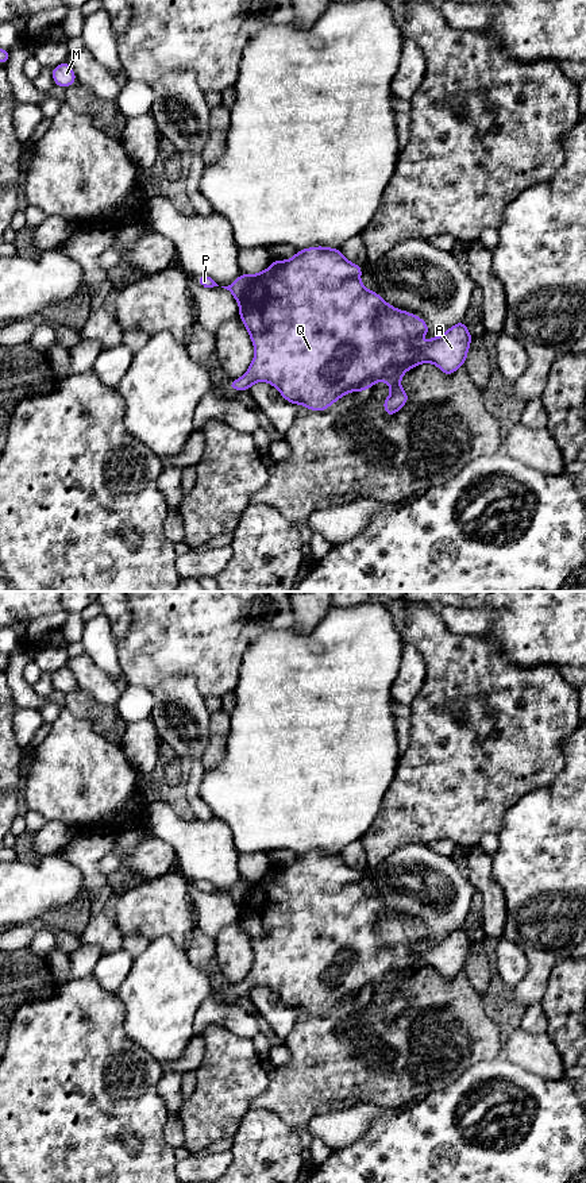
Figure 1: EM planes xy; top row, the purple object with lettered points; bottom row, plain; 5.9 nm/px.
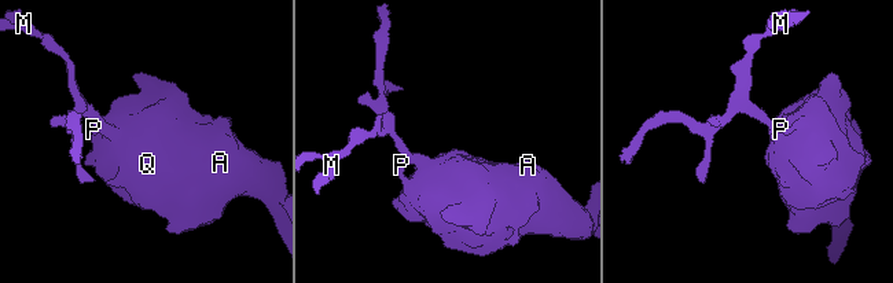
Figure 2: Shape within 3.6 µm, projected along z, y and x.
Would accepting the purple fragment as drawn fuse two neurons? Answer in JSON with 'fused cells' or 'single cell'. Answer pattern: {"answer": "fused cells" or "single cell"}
{"answer": "fused cells"}

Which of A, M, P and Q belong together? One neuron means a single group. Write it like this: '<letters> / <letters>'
A Q / M P

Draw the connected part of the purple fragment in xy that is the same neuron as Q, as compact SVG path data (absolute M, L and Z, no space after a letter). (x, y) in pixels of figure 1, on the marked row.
M309 247L297 250L292 259L271 258L271 262L269 269L252 275L254 282L239 303L239 317L254 343L255 357L243 377L227 384L230 390L250 392L252 384L265 381L277 388L284 400L321 412L348 392L365 392L375 382L386 381L392 393L382 405L386 416L394 416L409 401L408 393L400 385L400 379L409 369L431 362L444 375L451 375L464 366L473 335L463 320L443 335L417 344L416 340L428 334L429 325L420 316L400 311L389 305L377 292L367 290L359 280L363 266L348 262L339 247Z

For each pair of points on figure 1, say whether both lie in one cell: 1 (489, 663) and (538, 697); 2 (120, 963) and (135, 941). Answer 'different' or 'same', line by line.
1: same
2: different

